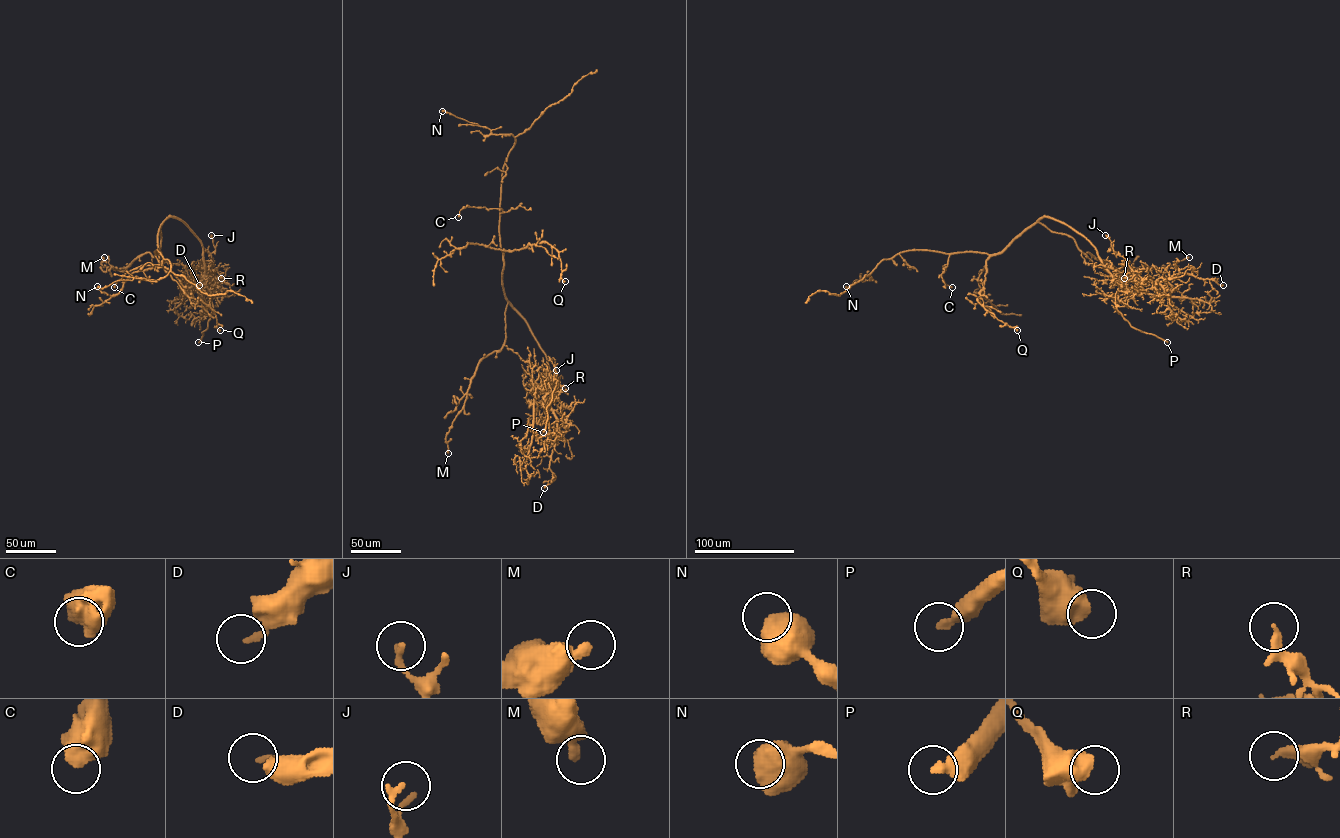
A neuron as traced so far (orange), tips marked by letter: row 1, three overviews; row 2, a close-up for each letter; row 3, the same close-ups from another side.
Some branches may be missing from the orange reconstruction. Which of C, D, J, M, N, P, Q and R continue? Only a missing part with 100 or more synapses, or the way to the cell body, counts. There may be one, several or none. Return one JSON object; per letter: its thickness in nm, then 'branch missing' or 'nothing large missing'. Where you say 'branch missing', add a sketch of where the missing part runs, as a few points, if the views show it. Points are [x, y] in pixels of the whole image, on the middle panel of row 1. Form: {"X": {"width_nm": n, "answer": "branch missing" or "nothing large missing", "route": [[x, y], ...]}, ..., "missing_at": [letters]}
{"C": {"width_nm": 700, "answer": "nothing large missing"}, "D": {"width_nm": 180, "answer": "nothing large missing"}, "J": {"width_nm": 170, "answer": "nothing large missing"}, "M": {"width_nm": 400, "answer": "nothing large missing"}, "N": {"width_nm": 650, "answer": "nothing large missing"}, "P": {"width_nm": 400, "answer": "branch missing"}, "Q": {"width_nm": 650, "answer": "nothing large missing"}, "R": {"width_nm": 320, "answer": "nothing large missing"}, "missing_at": ["P"]}

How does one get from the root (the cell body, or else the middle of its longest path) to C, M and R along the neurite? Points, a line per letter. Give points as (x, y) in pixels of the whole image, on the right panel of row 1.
C: (1017, 236), (998, 253), (952, 253), (942, 266), (941, 276), (952, 287)
M: (1017, 236), (1040, 222), (1052, 231), (1070, 235), (1087, 256), (1088, 252), (1124, 271), (1169, 267), (1189, 257)
R: (1017, 236), (1050, 217), (1080, 233), (1118, 281), (1136, 279), (1126, 270), (1124, 278)

